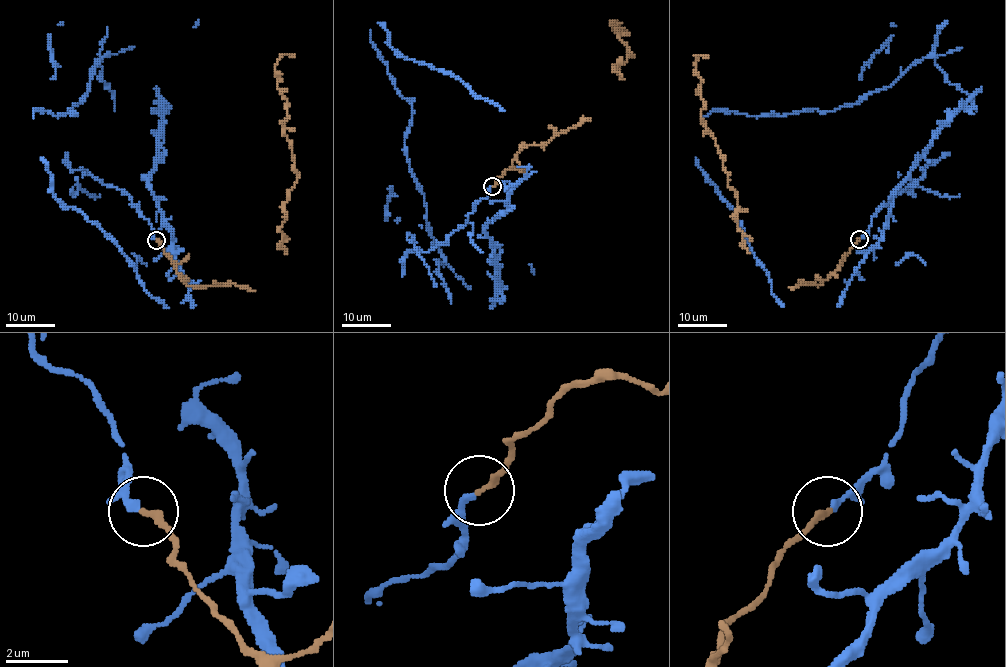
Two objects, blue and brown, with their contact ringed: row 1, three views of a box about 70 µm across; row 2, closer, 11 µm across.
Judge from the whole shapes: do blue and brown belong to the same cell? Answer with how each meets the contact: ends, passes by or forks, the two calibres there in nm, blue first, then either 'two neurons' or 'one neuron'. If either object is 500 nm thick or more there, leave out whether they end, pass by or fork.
blue ends there; brown ends there; 220 nm thick on the blue side, 200 nm on the other; one neuron

